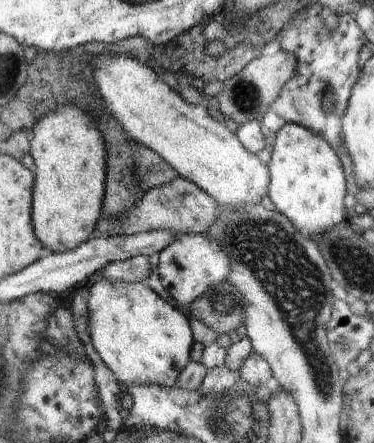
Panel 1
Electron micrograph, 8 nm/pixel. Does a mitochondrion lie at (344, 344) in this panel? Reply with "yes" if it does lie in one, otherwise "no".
yes

